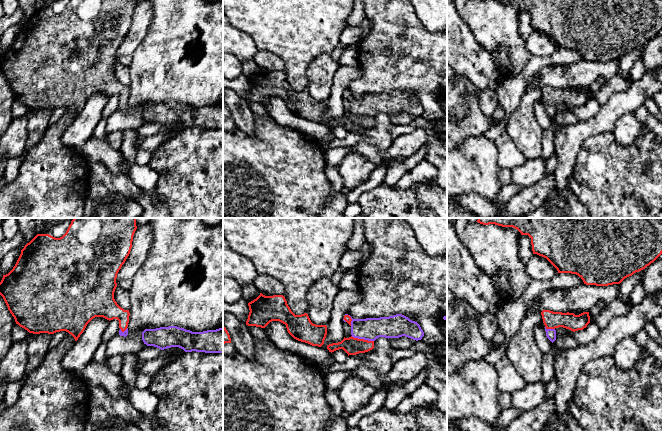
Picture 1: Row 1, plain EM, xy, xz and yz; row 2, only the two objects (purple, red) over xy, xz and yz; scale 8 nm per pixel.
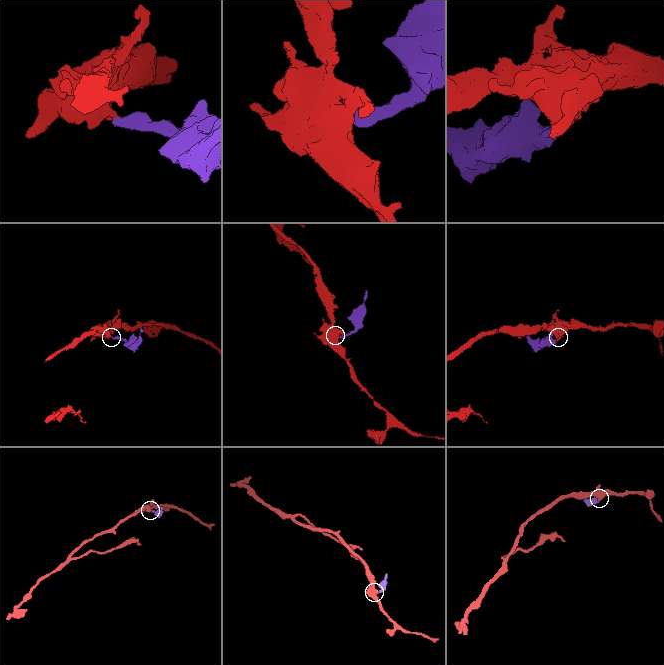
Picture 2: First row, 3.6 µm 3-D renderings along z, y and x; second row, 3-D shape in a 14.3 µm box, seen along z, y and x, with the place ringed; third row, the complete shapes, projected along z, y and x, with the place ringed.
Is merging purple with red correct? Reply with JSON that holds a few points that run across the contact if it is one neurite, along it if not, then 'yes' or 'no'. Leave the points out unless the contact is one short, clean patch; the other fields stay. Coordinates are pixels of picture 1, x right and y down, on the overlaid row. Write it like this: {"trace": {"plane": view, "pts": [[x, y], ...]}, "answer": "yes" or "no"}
{"trace": {"plane": "xz", "pts": [[370, 329], [362, 338], [352, 346]]}, "answer": "yes"}

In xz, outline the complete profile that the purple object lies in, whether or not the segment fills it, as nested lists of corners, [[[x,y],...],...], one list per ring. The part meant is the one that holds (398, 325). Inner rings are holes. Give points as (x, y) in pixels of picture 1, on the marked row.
[[[345,314],[343,321],[351,326],[352,336],[327,345],[331,353],[339,349],[343,349],[348,356],[365,353],[374,348],[374,341],[379,337],[389,339],[405,336],[418,341],[424,336],[420,325],[402,314],[366,319],[353,319]]]

